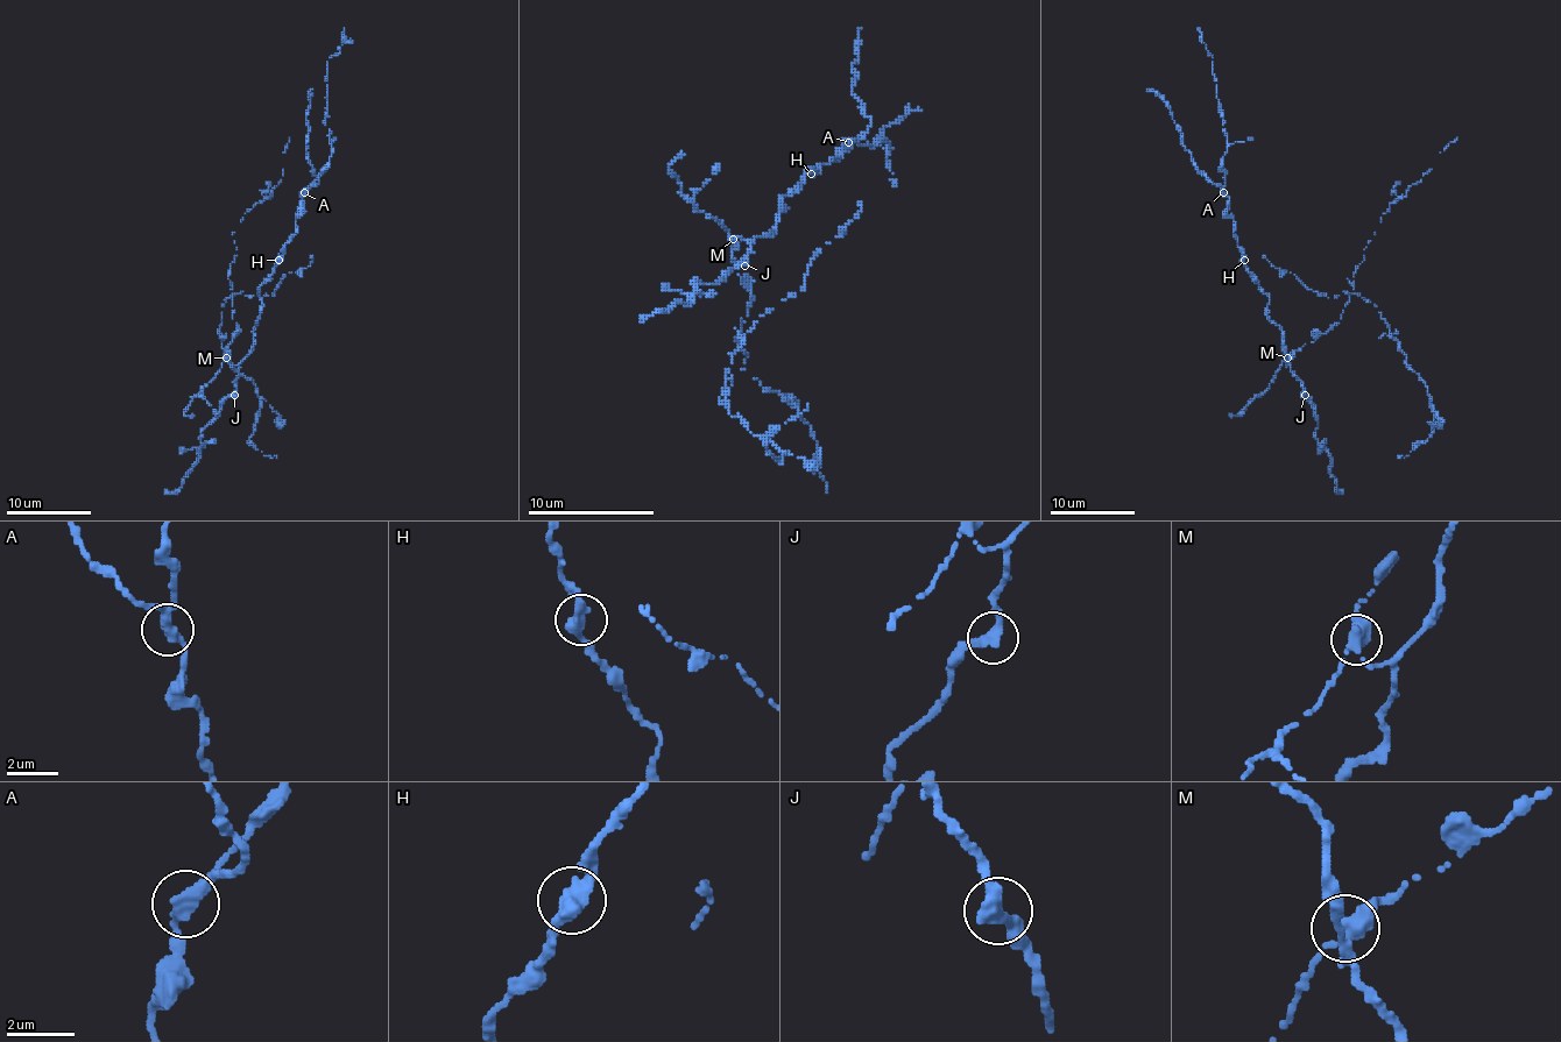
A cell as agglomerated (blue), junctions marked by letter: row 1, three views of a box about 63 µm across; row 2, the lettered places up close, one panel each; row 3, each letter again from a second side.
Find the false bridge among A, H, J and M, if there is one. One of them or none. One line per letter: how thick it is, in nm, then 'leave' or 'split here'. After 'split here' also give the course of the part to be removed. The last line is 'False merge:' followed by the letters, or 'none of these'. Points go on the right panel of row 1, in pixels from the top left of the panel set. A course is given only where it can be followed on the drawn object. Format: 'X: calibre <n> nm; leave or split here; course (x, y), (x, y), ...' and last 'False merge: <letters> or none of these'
A: calibre 340 nm; leave
H: calibre 400 nm; leave
J: calibre 400 nm; leave
M: calibre 360 nm; split here; course (1288, 356), (1326, 333), (1351, 293), (1377, 306), (1406, 363), (1425, 382), (1434, 413), (1425, 444), (1398, 458)
False merge: M

